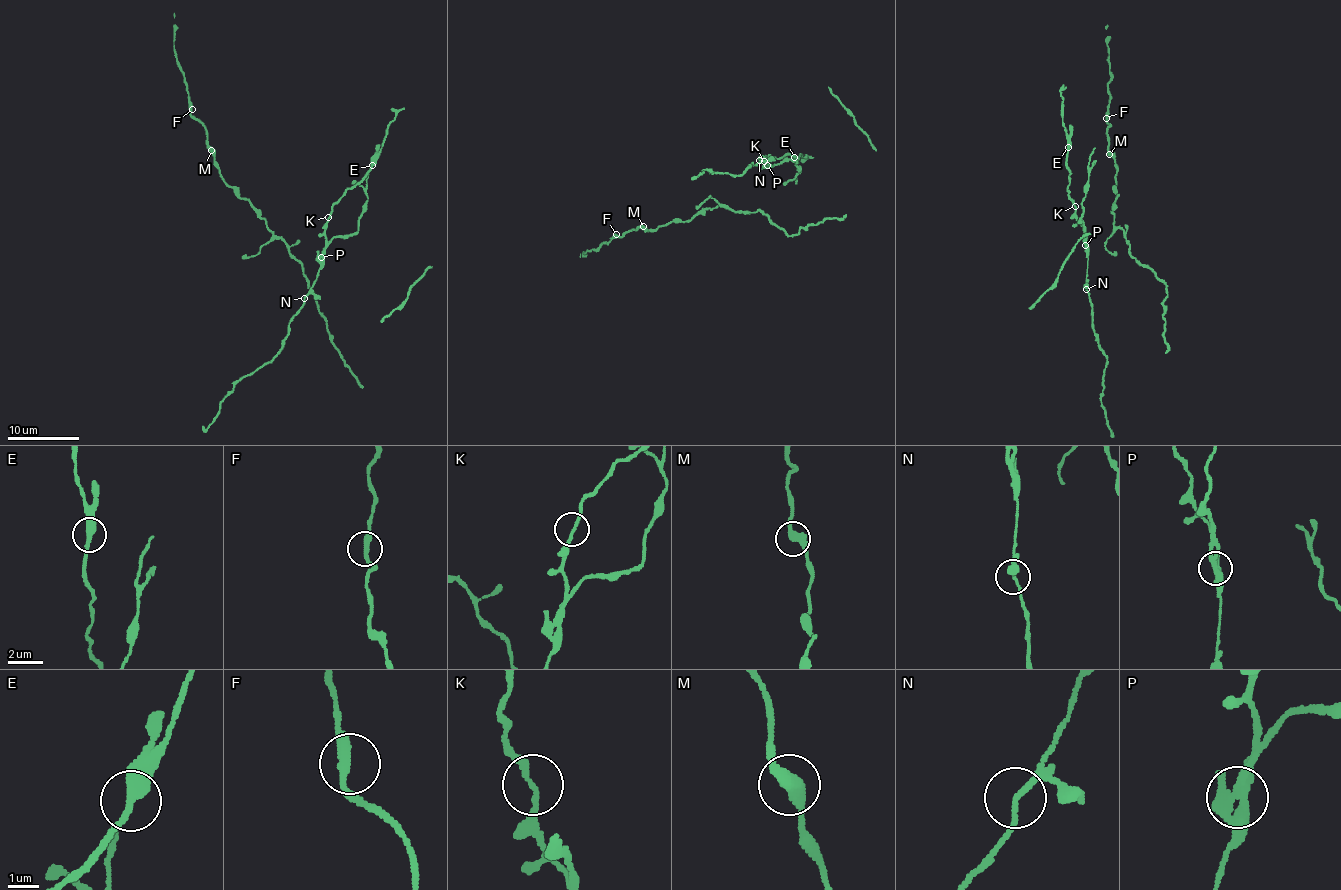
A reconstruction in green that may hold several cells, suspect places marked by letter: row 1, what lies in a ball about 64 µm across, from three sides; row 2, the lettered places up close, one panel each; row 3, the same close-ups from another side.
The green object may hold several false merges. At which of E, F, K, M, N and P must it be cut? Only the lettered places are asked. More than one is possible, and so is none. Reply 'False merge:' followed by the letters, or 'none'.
False merge: P

